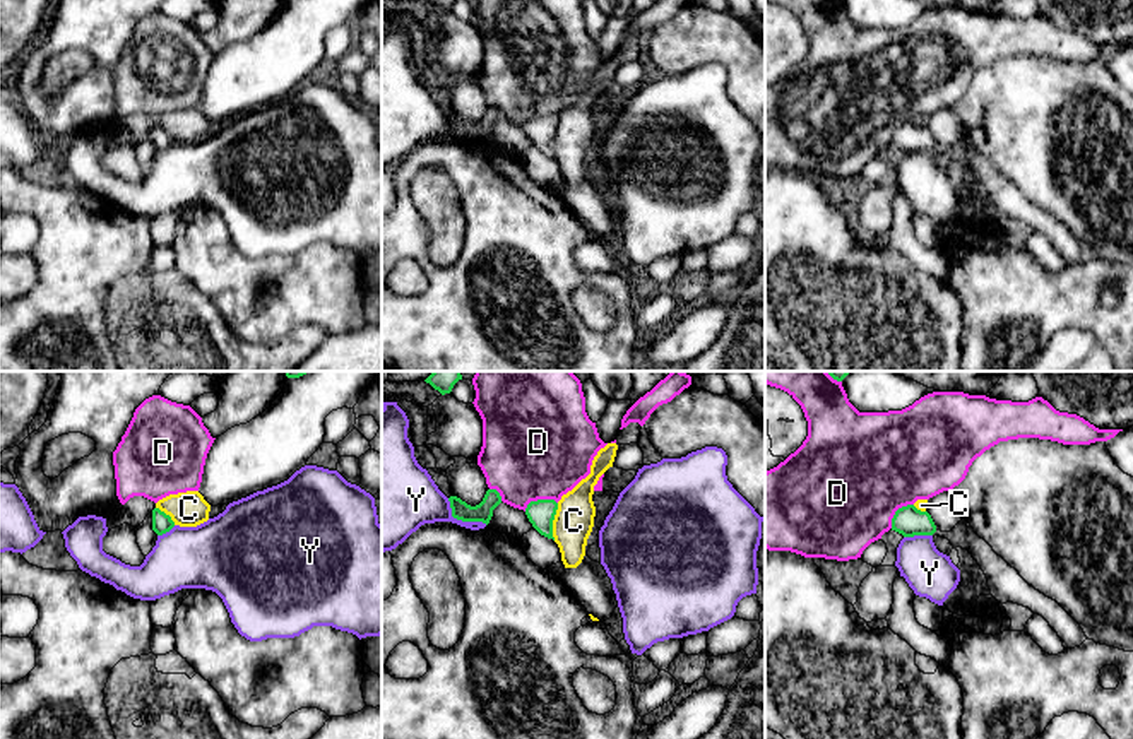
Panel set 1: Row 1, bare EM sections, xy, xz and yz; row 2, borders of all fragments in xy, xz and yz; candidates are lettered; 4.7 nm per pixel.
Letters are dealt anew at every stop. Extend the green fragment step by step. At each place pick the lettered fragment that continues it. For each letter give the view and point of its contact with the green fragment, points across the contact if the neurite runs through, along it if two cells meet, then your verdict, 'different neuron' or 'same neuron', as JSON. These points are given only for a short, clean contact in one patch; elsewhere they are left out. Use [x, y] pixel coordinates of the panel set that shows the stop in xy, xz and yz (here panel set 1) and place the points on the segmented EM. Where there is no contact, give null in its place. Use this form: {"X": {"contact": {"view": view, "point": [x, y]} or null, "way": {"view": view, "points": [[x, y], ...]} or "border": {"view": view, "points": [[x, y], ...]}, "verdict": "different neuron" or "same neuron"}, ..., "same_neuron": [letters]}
{"C": {"contact": {"view": "xz", "point": [551, 522]}, "border": {"view": "xz", "points": [[558, 503], [553, 520], [553, 539]]}, "verdict": "different neuron"}, "D": {"contact": {"view": "xz", "point": [539, 500]}, "verdict": "different neuron"}, "Y": {"contact": {"view": "xz", "point": [461, 519]}, "verdict": "different neuron"}, "same_neuron": []}

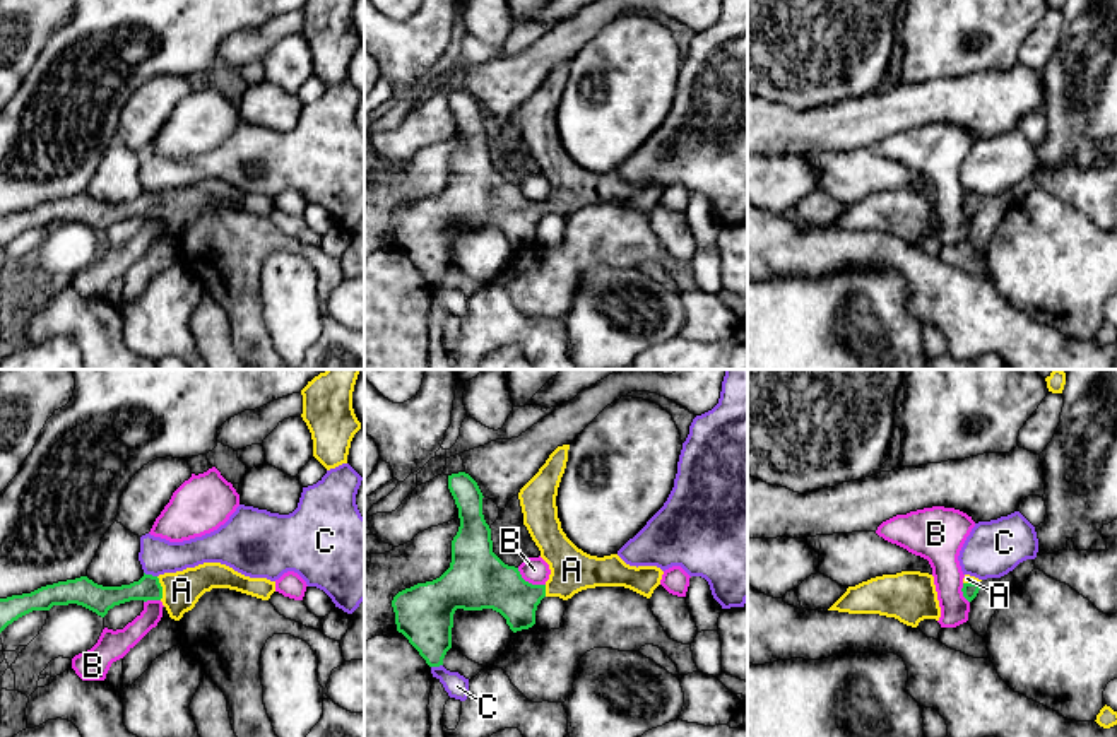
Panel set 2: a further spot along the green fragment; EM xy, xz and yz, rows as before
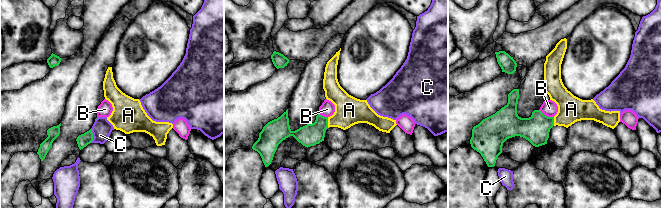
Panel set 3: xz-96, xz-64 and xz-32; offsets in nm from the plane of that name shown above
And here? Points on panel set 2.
{"A": {"contact": {"view": "xy", "point": [161, 589]}, "way": {"view": "xy", "points": [[147, 587], [161, 589], [182, 590]]}, "verdict": "same neuron"}, "B": {"contact": {"view": "xz", "point": [527, 582]}, "verdict": "different neuron"}, "C": {"contact": {"view": "xy", "point": [151, 575]}, "verdict": "different neuron"}, "same_neuron": ["A"]}

